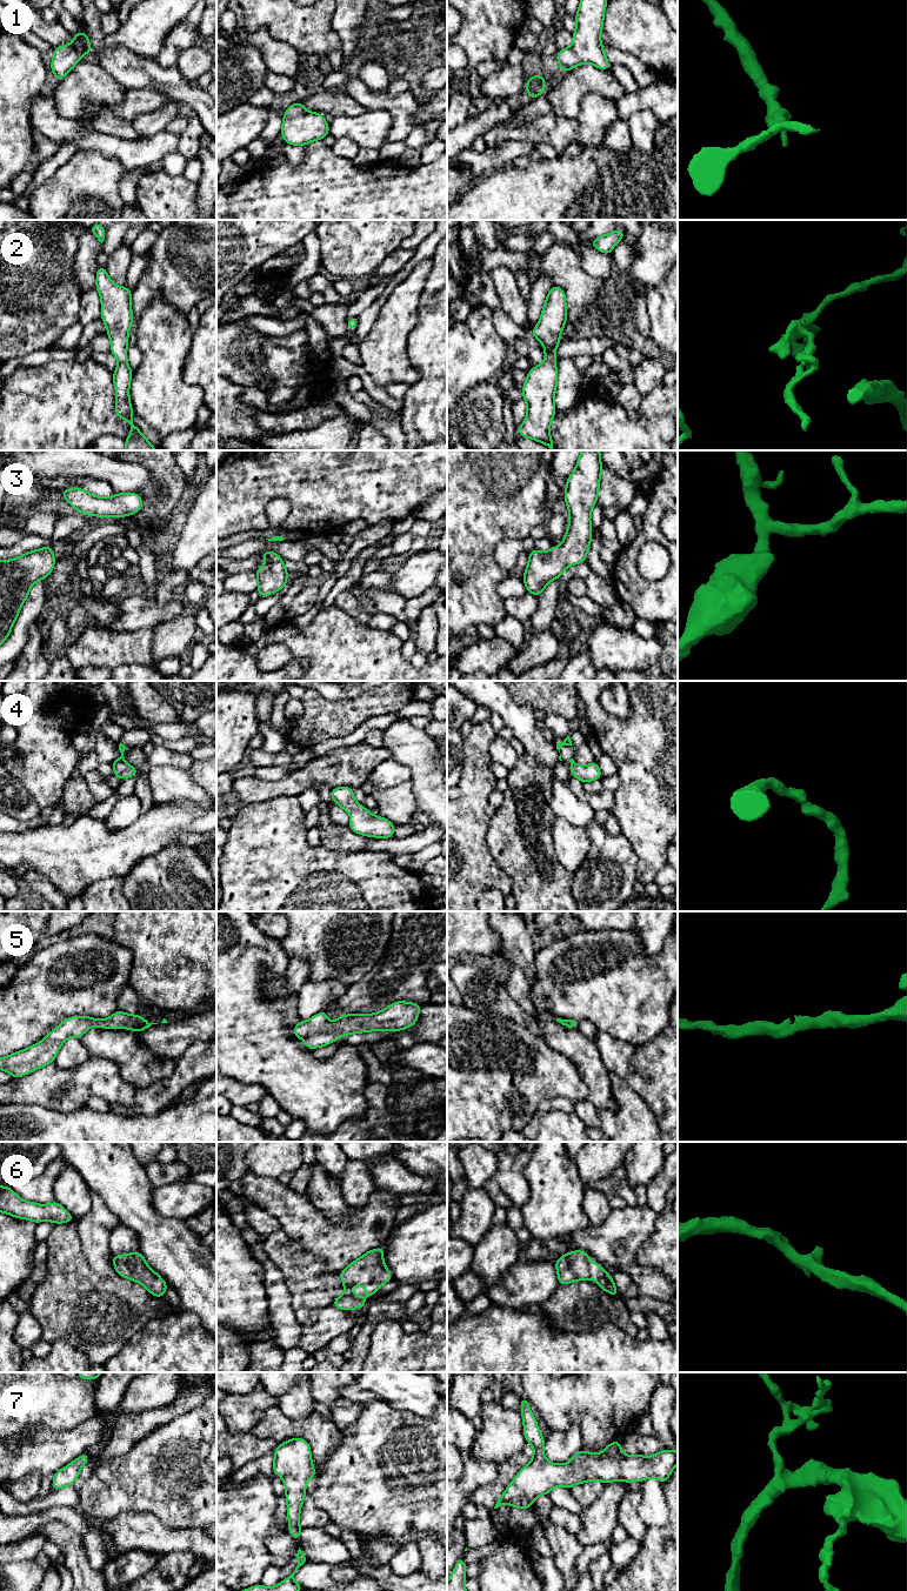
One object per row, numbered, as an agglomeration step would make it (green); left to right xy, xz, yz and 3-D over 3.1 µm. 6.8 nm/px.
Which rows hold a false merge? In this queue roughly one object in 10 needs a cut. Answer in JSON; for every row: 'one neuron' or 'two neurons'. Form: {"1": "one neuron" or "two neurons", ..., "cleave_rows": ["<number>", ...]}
{"1": "one neuron", "2": "one neuron", "3": "one neuron", "4": "one neuron", "5": "one neuron", "6": "one neuron", "7": "one neuron", "cleave_rows": []}

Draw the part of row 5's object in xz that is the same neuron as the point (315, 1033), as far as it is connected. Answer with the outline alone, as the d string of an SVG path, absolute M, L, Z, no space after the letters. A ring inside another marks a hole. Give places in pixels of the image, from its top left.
M398 1001L376 1014L341 1015L332 1024L327 1011L322 1010L308 1021L301 1021L293 1028L293 1035L301 1038L308 1049L328 1045L338 1038L367 1031L399 1031L418 1022L422 1004Z

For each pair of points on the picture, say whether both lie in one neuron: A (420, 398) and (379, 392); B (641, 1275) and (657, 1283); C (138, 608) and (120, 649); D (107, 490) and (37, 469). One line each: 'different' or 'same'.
A: different
B: same
C: different
D: different

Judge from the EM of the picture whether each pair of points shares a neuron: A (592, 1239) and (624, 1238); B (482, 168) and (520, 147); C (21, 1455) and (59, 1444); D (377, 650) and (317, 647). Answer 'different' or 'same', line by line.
A: same
B: same
C: same
D: same

